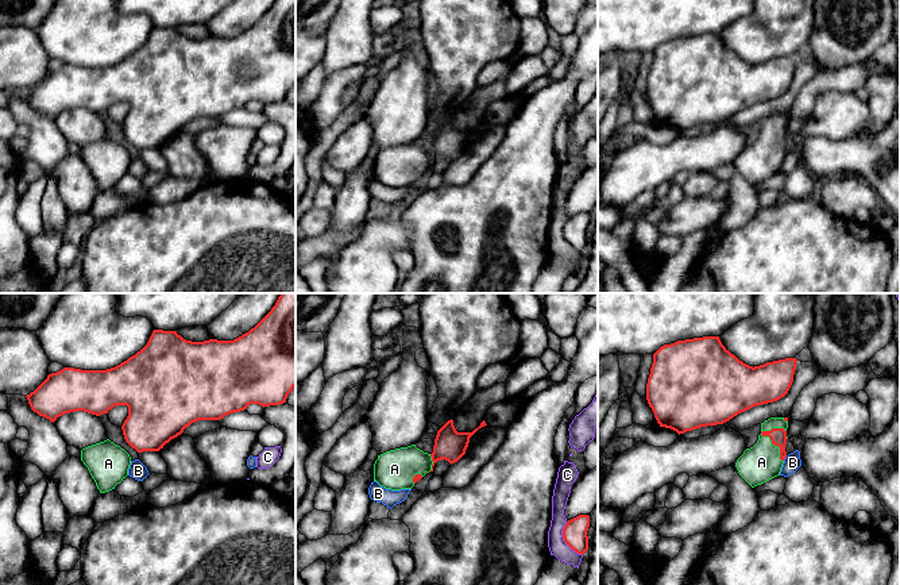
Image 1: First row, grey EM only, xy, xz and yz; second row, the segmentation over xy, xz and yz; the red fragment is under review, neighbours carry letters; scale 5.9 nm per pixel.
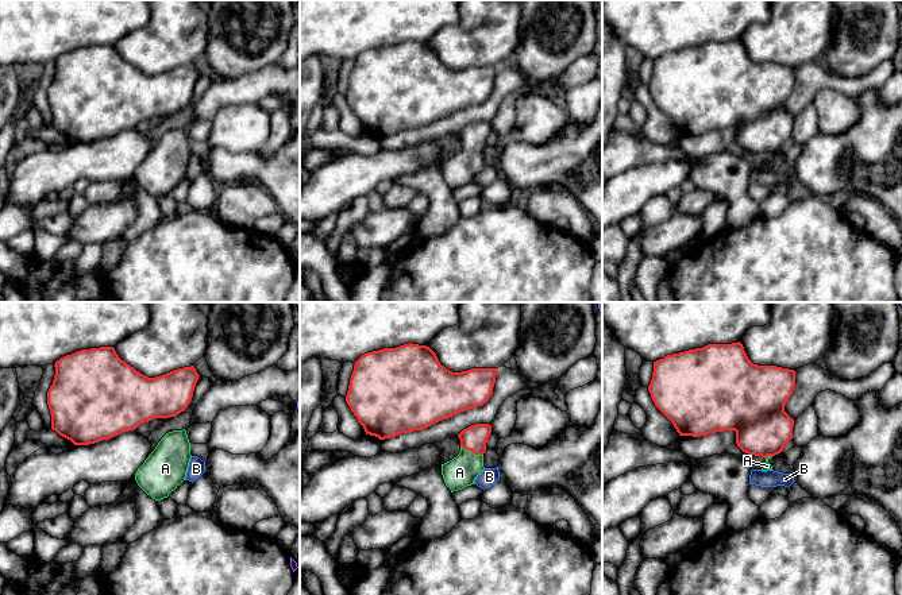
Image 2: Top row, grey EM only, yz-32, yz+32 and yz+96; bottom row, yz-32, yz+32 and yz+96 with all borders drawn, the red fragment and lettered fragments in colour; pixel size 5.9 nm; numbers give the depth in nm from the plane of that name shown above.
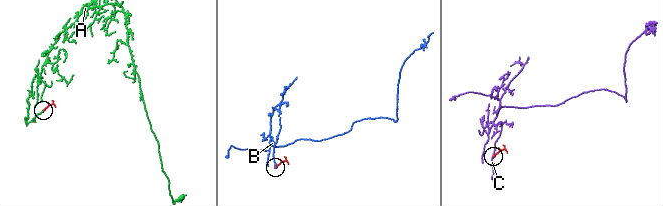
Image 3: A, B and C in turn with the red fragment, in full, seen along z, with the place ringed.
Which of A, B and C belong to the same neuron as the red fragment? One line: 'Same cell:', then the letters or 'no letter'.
Same cell: A

